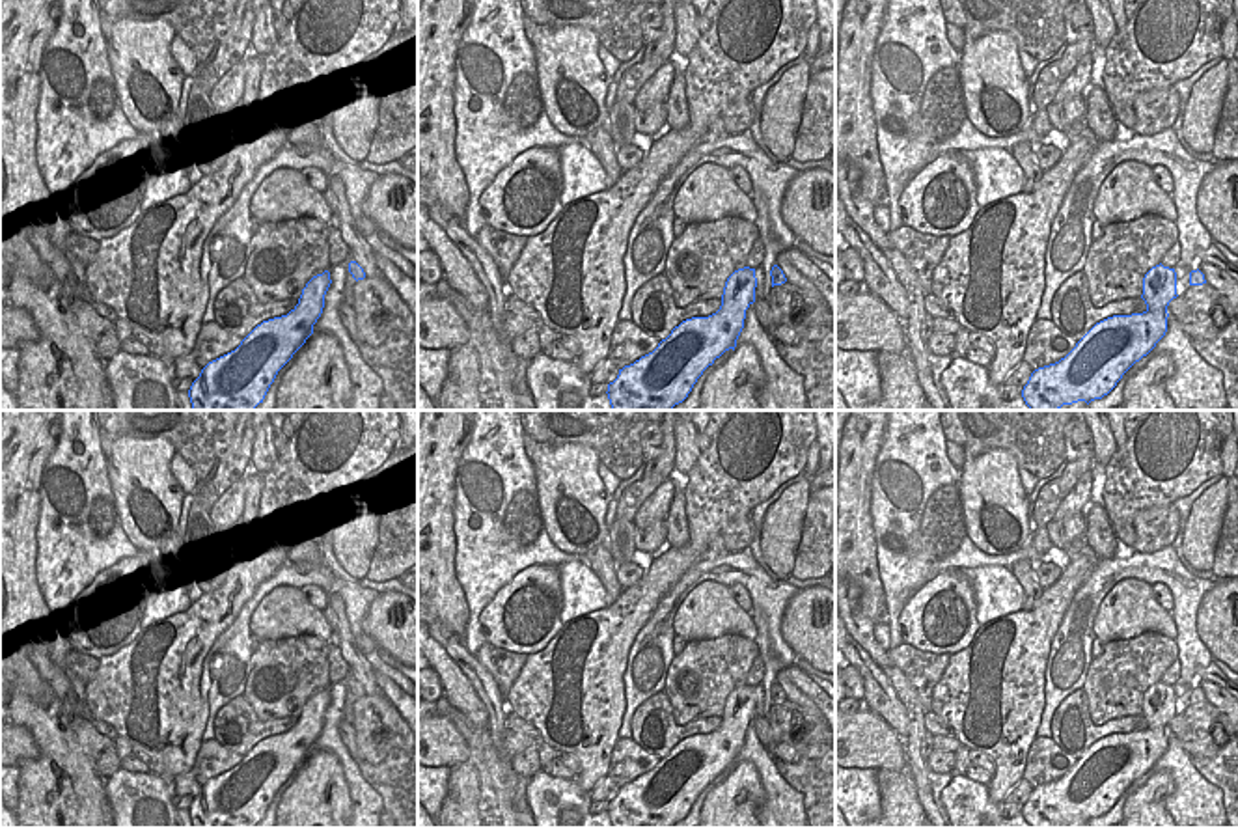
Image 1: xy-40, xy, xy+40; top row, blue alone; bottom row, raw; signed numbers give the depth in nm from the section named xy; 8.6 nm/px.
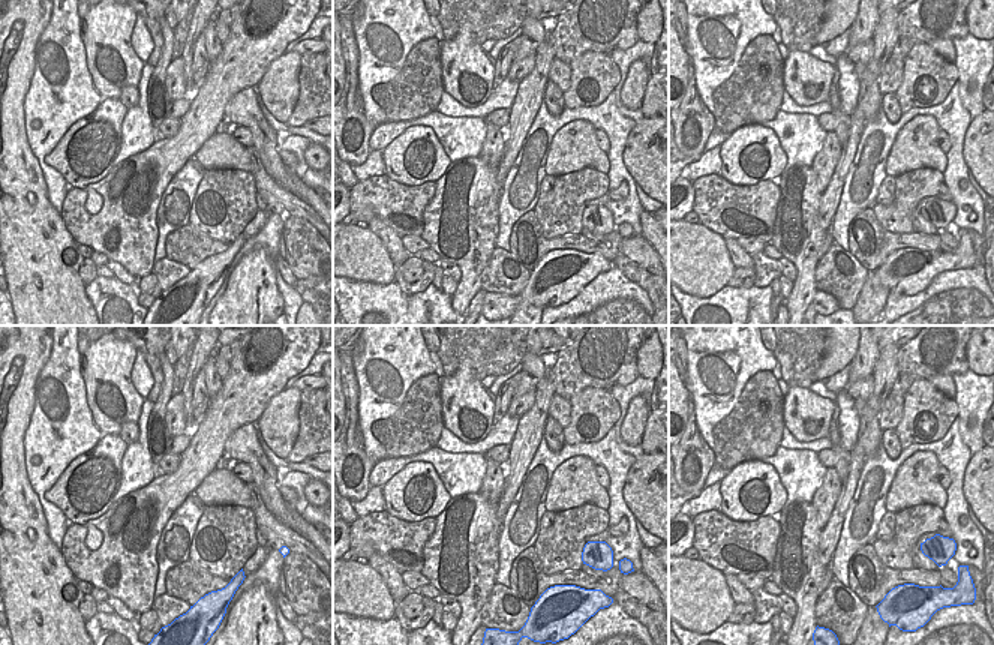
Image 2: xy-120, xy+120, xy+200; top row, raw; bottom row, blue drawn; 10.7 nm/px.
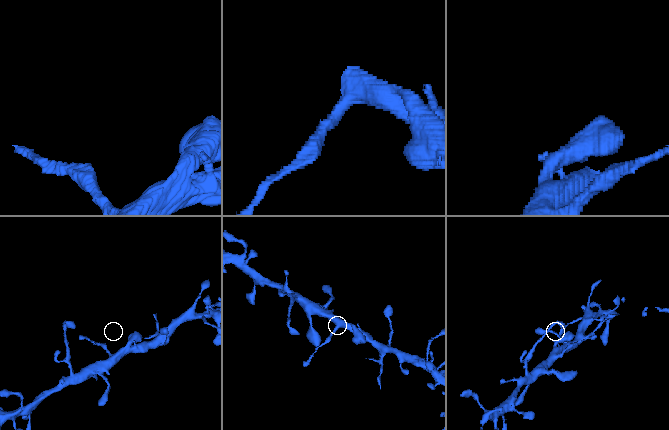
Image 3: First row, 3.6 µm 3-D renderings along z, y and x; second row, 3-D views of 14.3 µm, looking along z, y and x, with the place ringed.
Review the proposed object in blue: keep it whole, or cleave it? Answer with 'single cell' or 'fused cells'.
single cell

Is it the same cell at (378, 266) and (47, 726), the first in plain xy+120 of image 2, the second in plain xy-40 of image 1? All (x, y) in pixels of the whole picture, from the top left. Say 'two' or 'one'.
two

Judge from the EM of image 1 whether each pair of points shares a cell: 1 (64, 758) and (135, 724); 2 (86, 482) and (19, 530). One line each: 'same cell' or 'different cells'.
1: different cells
2: different cells

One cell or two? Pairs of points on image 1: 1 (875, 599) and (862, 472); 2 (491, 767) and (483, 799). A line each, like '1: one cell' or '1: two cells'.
1: one cell
2: one cell

